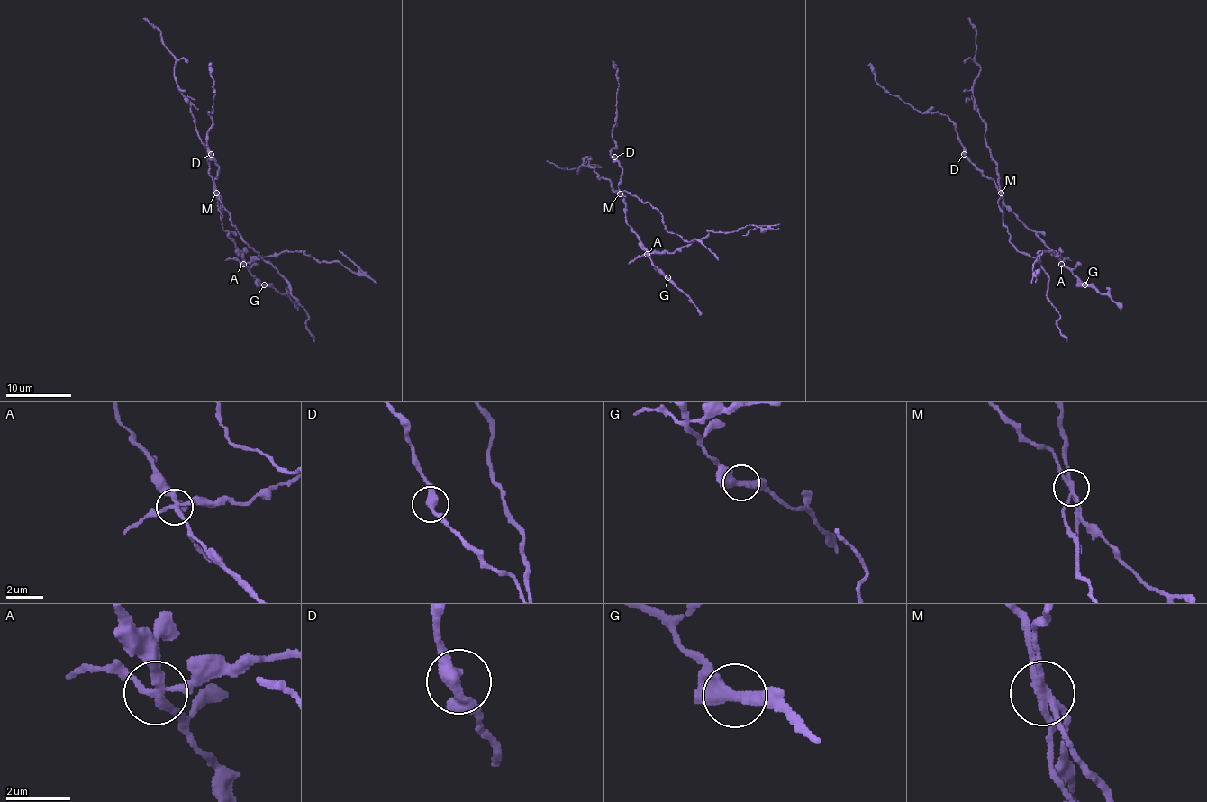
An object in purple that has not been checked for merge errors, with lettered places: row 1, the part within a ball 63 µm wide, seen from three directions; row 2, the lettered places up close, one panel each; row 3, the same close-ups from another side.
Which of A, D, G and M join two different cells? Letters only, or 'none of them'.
A, M

